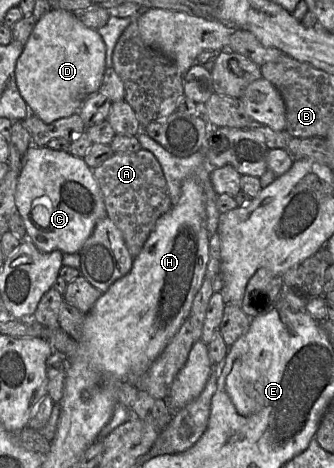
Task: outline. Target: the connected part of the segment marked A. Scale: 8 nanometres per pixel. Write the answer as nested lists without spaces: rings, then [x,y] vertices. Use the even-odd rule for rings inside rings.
[[[141,148],[137,152],[113,154],[93,169],[93,175],[100,188],[107,217],[121,231],[130,255],[137,257],[157,220],[172,207],[160,163],[153,153]]]

